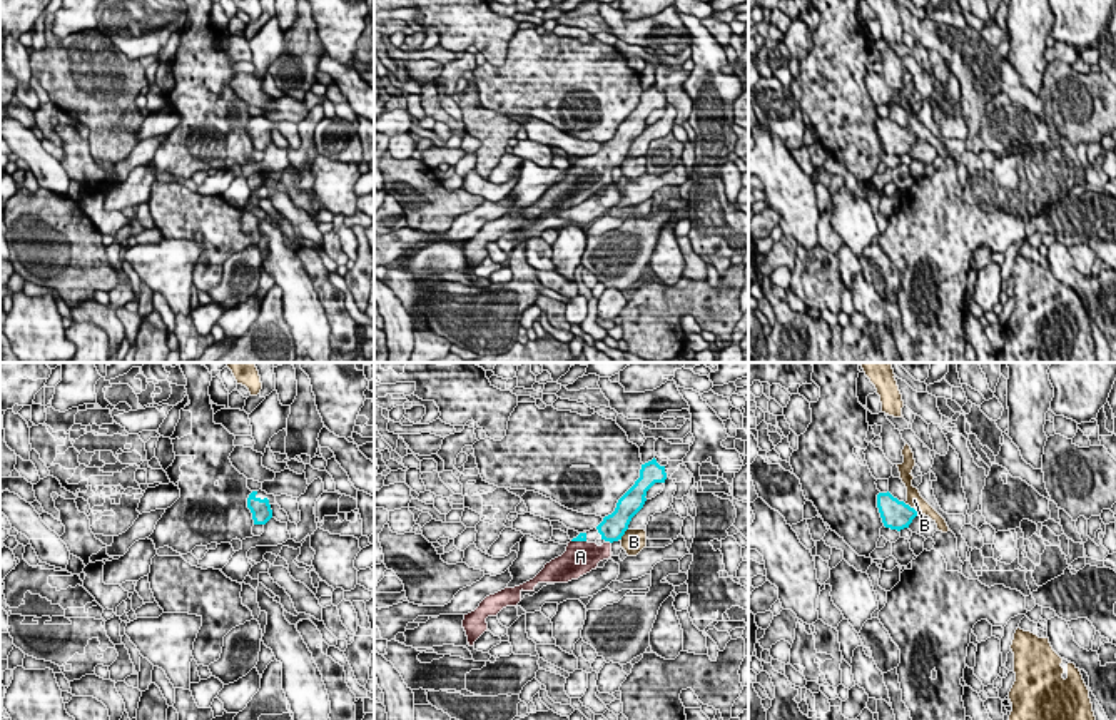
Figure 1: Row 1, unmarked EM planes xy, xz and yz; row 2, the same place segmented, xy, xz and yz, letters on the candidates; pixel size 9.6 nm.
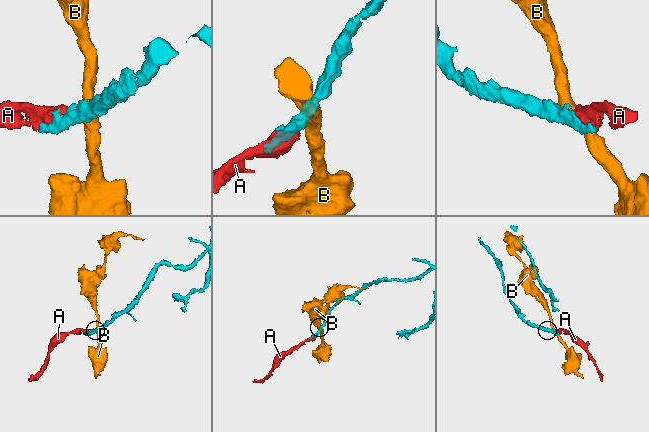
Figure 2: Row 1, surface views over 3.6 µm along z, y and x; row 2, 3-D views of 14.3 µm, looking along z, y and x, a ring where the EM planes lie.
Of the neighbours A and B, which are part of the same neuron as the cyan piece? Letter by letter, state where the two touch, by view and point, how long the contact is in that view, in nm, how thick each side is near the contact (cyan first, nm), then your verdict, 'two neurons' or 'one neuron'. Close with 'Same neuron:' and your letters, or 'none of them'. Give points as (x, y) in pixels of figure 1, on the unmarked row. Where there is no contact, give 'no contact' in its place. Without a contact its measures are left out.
A: xz (578, 166) | 140 nm | 90/320 nm | one neuron
B: yz (909, 132) | 180 nm | 280/160 nm | two neurons
Same neuron: A

